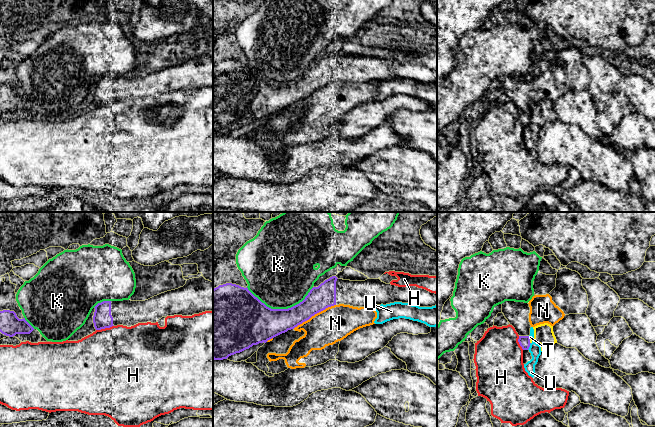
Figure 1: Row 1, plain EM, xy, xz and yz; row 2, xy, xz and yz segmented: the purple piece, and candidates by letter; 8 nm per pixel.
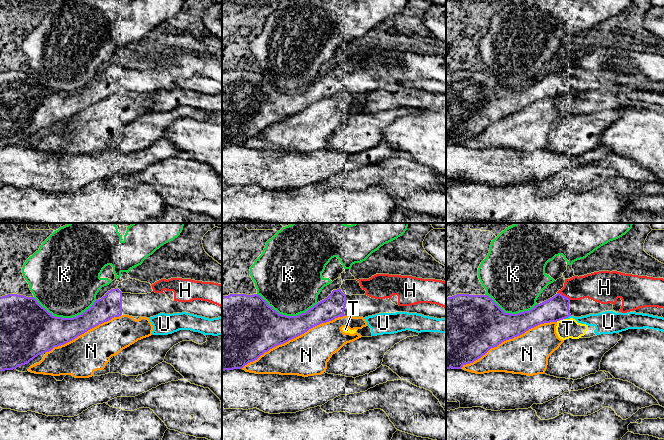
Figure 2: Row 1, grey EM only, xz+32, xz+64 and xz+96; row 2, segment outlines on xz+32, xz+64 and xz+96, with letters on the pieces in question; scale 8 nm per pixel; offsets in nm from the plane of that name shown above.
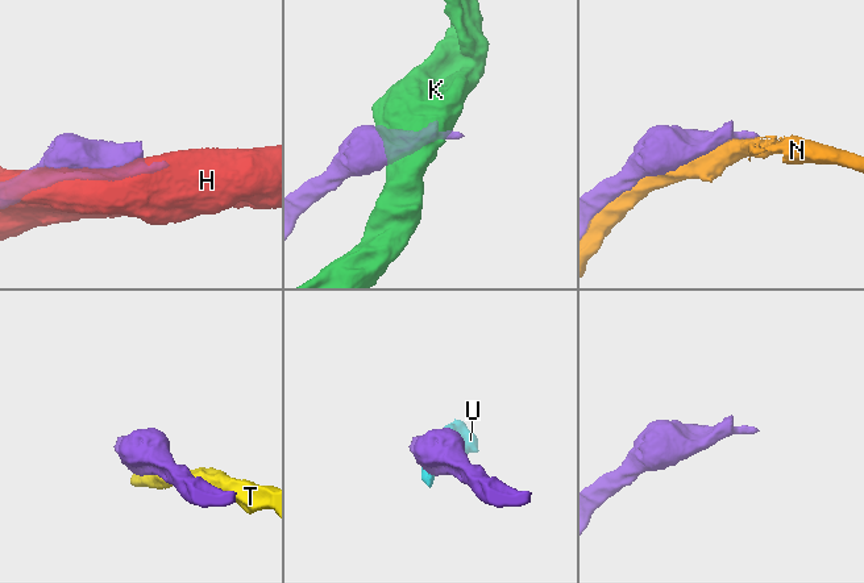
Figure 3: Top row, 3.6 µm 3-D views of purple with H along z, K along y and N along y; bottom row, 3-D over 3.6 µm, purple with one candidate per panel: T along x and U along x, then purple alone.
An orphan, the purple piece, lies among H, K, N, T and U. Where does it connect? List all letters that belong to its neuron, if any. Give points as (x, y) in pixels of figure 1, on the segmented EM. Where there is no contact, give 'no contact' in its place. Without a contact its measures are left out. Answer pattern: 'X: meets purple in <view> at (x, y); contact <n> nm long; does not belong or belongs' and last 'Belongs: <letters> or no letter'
H: meets purple in xy at (104, 328); contact 150 nm long; does not belong
K: meets purple in xz at (281, 309); contact 550 nm long; does not belong
N: meets purple in xz at (314, 314); contact 400 nm long; does not belong
T: meets purple in yz at (529, 340); contact 60 nm long; does not belong
U: meets purple in yz at (529, 346); contact 70 nm long; does not belong
Belongs: no letter

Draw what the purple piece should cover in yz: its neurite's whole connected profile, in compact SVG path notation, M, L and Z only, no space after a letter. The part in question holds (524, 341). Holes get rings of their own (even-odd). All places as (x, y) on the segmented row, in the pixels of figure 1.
M505 301L502 303L502 313L519 335L518 342L523 350L530 347L530 307L528 303Z

